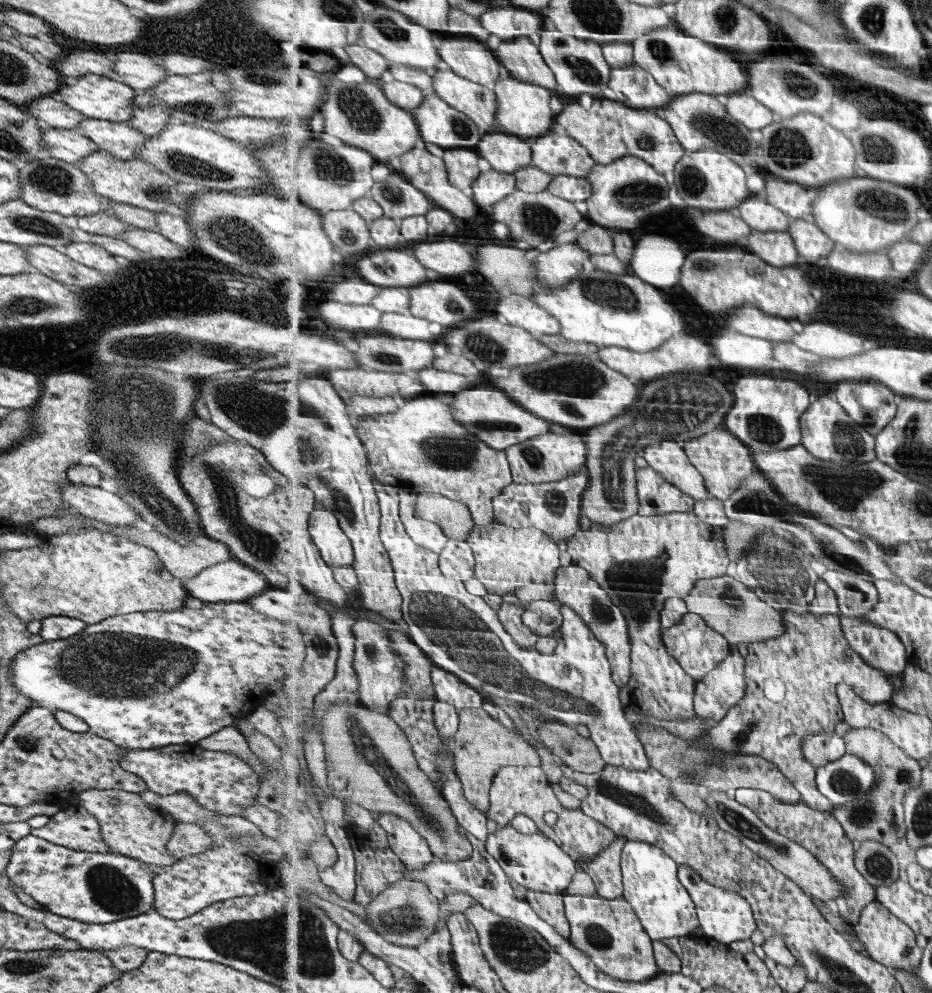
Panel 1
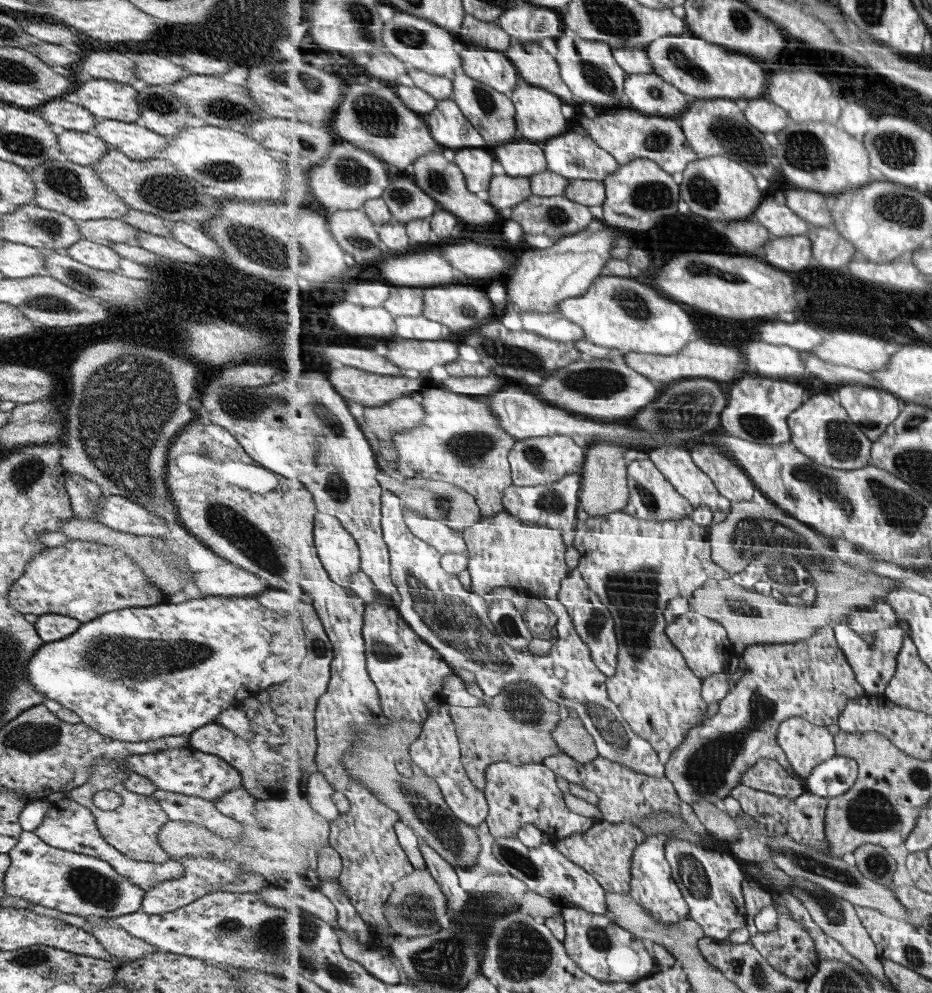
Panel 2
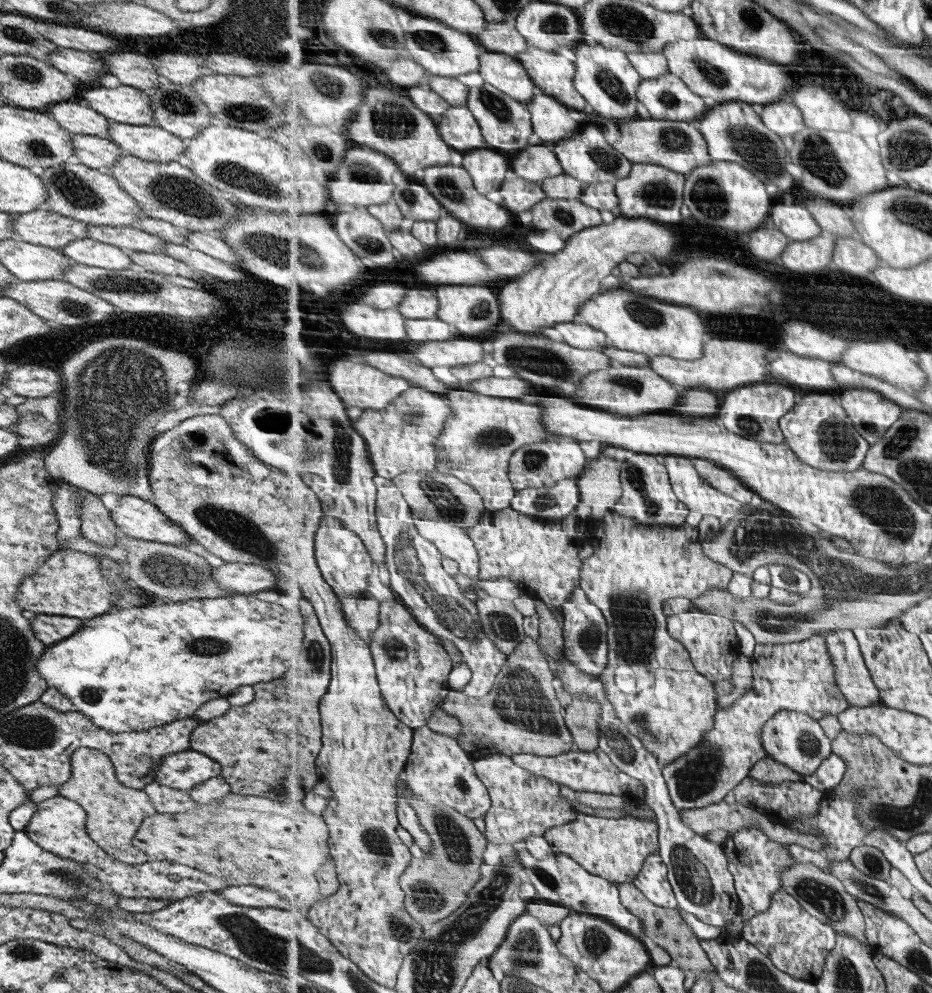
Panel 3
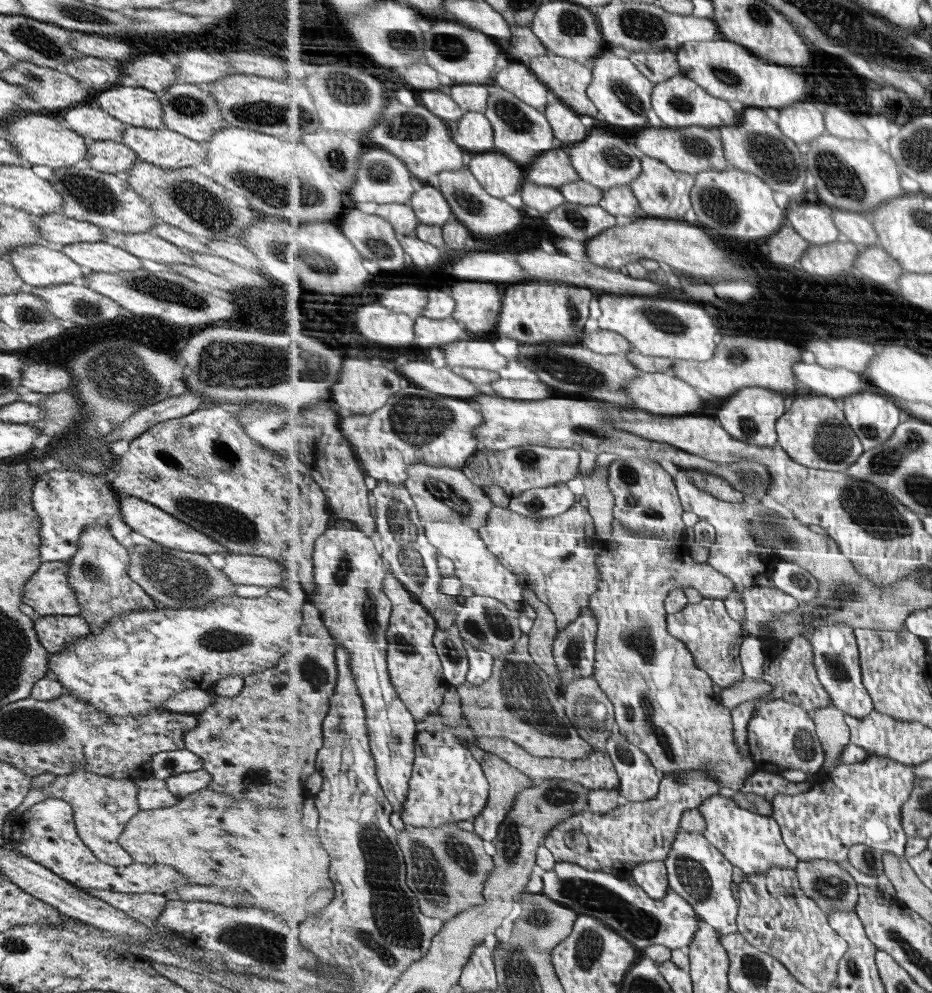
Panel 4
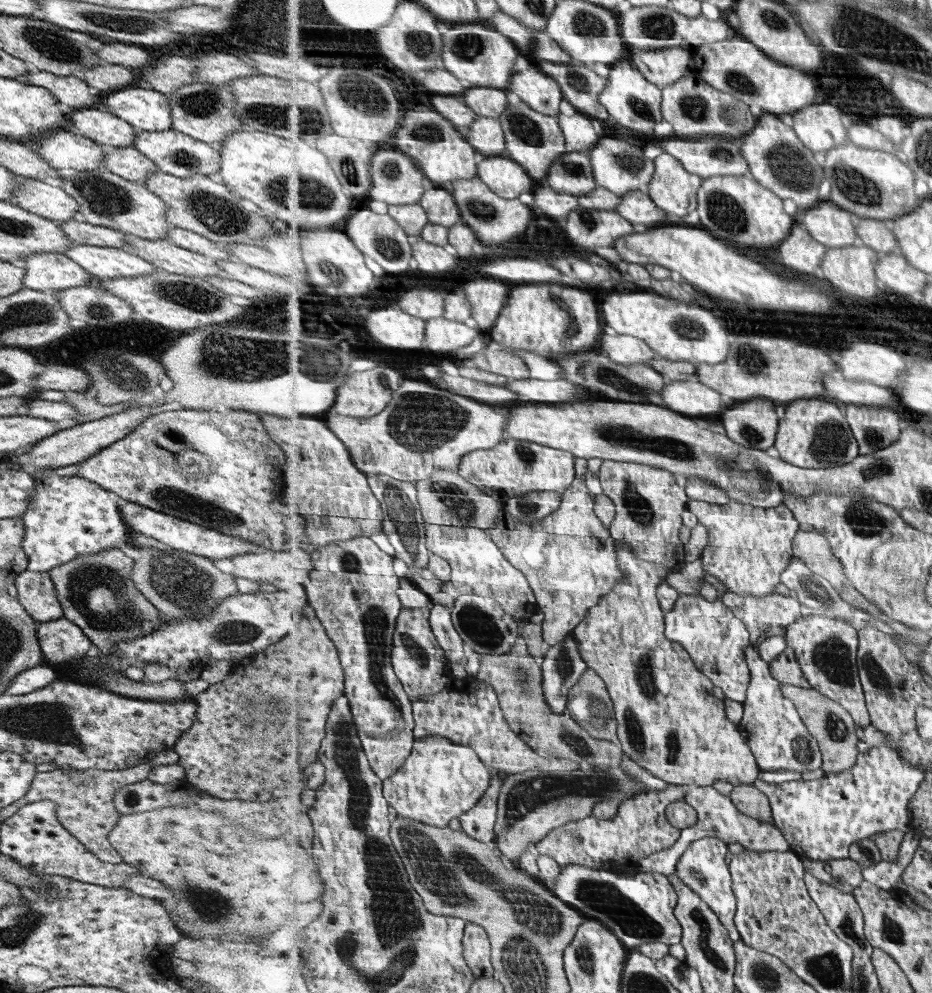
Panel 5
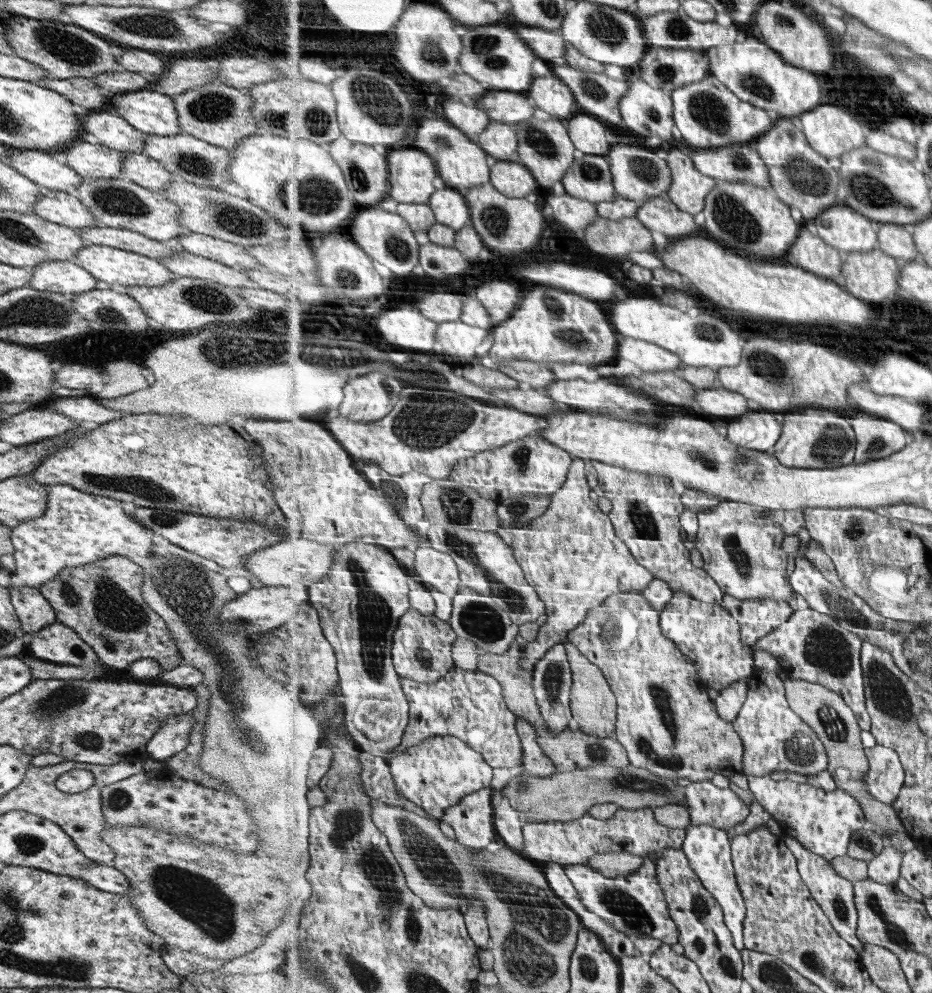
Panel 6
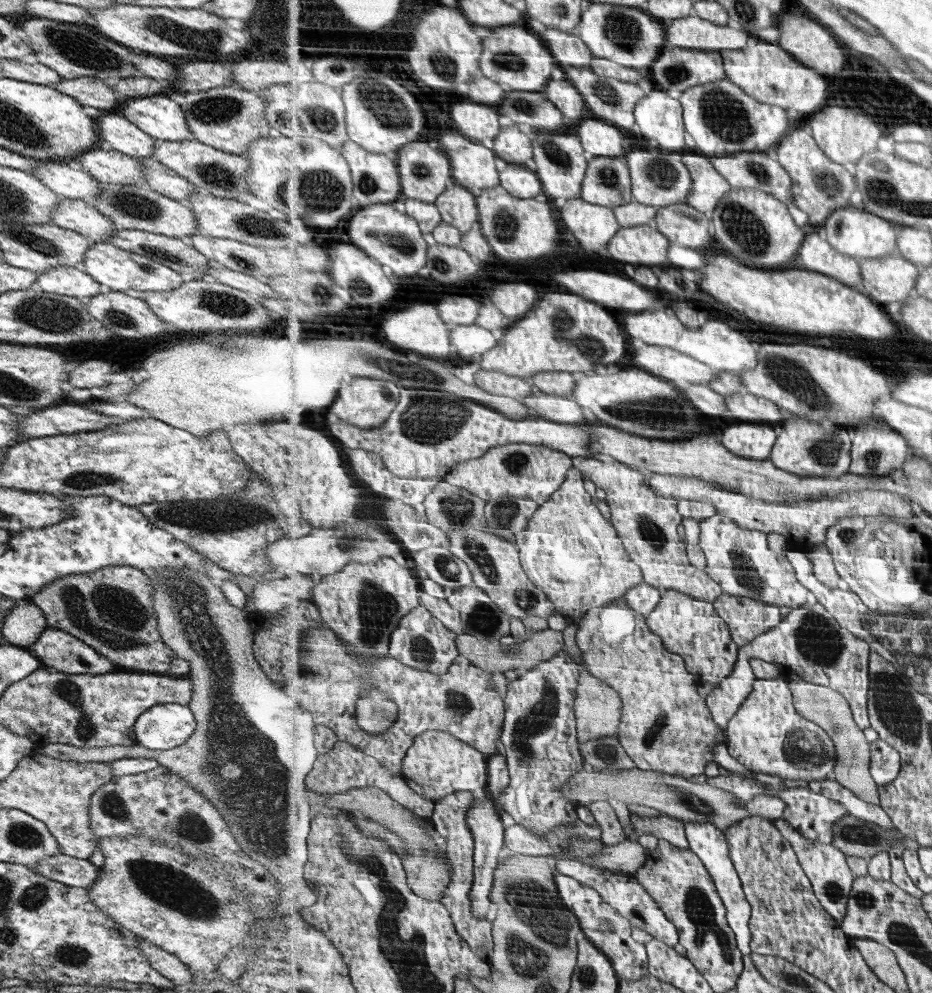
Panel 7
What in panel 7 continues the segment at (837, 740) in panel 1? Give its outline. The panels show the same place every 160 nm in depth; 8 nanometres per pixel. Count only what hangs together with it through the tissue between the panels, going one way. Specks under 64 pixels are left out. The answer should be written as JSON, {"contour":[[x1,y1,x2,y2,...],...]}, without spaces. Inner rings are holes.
{"contour":[[756,679,749,699,725,730,729,752,753,773,806,780,808,784,832,778,836,769,836,744,824,728,802,717,792,698,786,679]]}

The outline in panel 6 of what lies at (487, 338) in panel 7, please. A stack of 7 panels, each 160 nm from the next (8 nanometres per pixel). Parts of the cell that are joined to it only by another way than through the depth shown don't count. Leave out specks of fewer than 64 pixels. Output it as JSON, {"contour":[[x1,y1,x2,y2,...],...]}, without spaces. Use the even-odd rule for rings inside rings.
{"contour":[[460,319,441,323,436,334,435,352,449,356,475,356,489,331,465,324]]}

